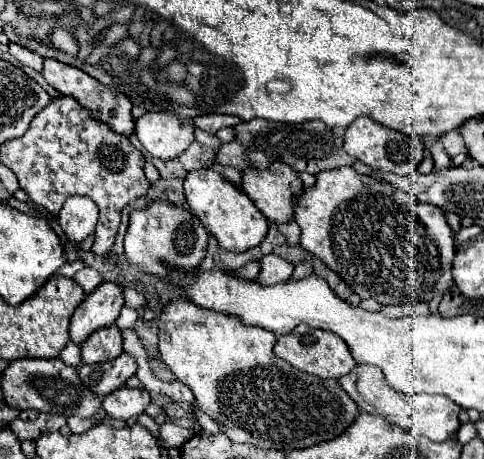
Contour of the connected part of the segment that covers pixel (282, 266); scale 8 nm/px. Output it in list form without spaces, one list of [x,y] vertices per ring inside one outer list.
[[[266,255],[264,259],[260,259],[262,263],[262,271],[258,275],[258,281],[260,283],[266,283],[266,285],[272,285],[272,283],[282,283],[282,281],[288,281],[292,277],[292,271],[294,271],[294,265],[284,261],[282,257],[278,255]]]

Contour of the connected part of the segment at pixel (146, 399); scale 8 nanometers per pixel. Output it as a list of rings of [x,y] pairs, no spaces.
[[[120,387],[118,391],[104,397],[104,401],[102,401],[104,411],[110,417],[120,419],[120,421],[128,421],[132,417],[142,415],[150,403],[152,403],[152,399],[146,391],[128,389],[128,387]]]

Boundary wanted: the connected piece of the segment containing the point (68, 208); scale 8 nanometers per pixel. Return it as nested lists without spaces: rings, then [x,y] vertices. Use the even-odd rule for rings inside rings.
[[[68,197],[58,215],[62,231],[76,243],[94,233],[96,221],[98,221],[98,209],[94,201],[88,197]]]

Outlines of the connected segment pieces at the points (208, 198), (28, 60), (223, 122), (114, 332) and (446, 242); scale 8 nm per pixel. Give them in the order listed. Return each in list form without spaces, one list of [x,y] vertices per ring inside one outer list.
[[[214,169],[190,171],[184,179],[184,195],[190,211],[202,219],[208,233],[212,233],[224,249],[240,253],[264,241],[268,233],[268,219],[256,209],[256,205],[248,199],[248,195],[242,189],[226,181]]]
[[[10,43],[10,55],[16,57],[22,65],[26,65],[26,67],[30,67],[30,69],[34,69],[34,71],[40,71],[40,69],[42,69],[42,61],[44,61],[44,59],[42,59],[40,55],[28,51],[28,49],[22,47],[22,45]]]
[[[202,115],[202,117],[194,119],[194,125],[210,135],[214,135],[222,127],[234,127],[238,123],[240,123],[240,119],[234,115]]]
[[[116,325],[94,331],[82,345],[82,363],[104,363],[122,353],[122,333]]]
[[[338,167],[338,169],[330,169],[330,171],[322,171],[316,175],[316,185],[314,187],[306,187],[300,197],[296,199],[296,209],[294,209],[294,221],[300,225],[300,247],[306,249],[308,253],[320,257],[334,273],[338,273],[350,287],[352,291],[356,291],[356,295],[360,299],[376,299],[382,305],[400,305],[400,303],[416,303],[416,301],[430,301],[436,295],[442,295],[446,289],[450,289],[454,285],[454,279],[450,275],[452,269],[452,259],[454,259],[454,239],[452,239],[452,229],[446,223],[444,211],[436,205],[428,205],[428,203],[420,203],[416,197],[394,189],[390,183],[374,179],[370,175],[360,175],[356,173],[352,167]]]

